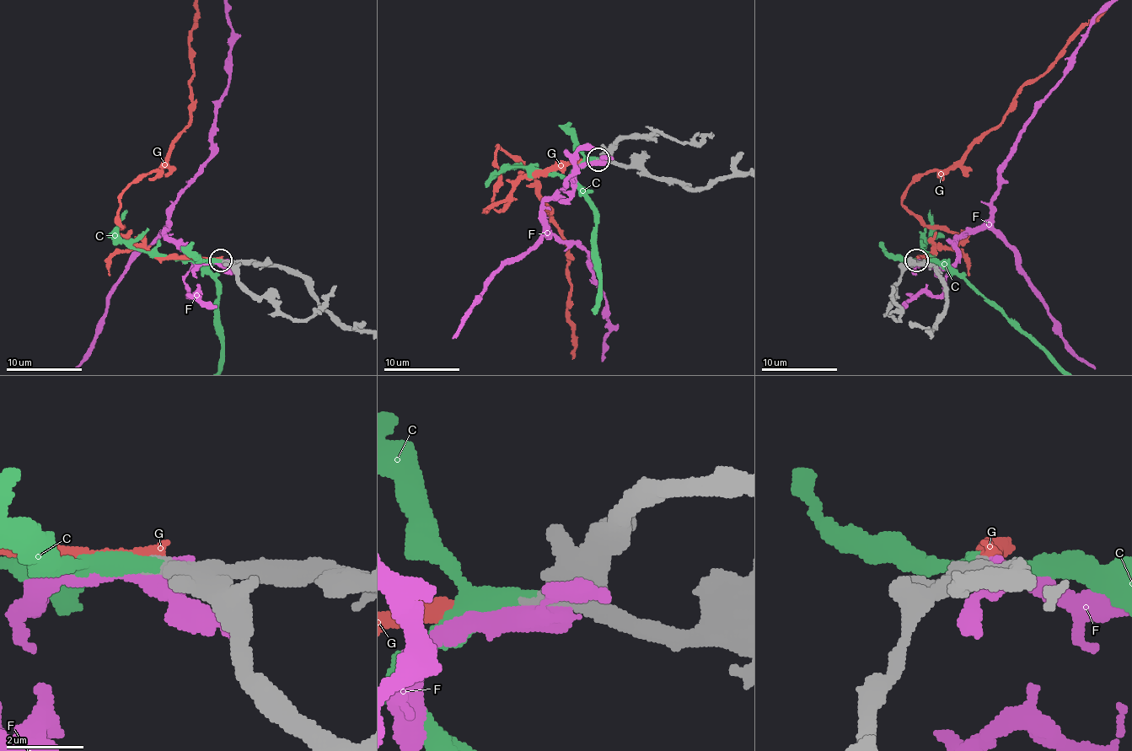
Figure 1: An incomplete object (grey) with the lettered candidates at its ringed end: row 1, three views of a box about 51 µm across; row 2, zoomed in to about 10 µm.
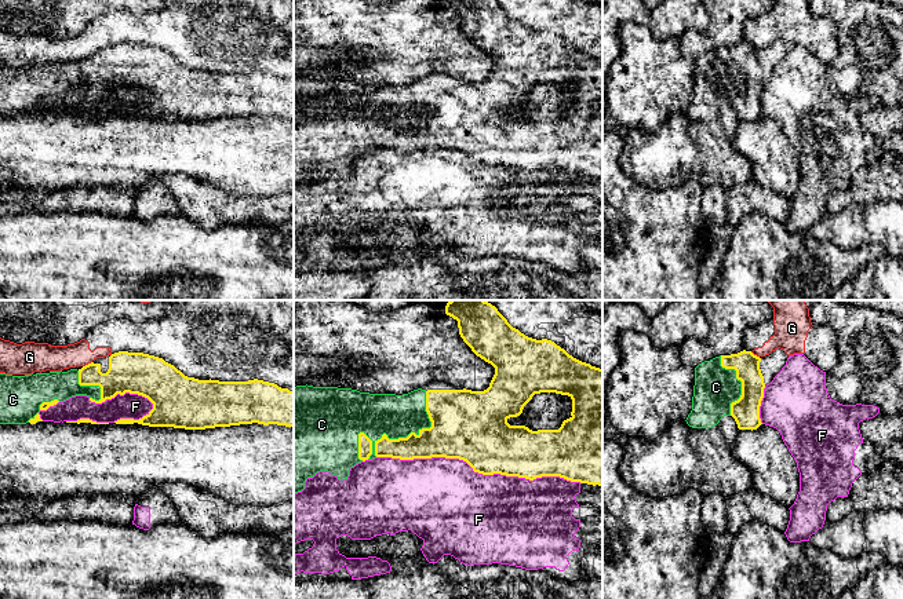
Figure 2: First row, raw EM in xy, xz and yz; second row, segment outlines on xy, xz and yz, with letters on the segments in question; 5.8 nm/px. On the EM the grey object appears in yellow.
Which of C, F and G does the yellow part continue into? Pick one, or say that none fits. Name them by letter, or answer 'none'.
C

